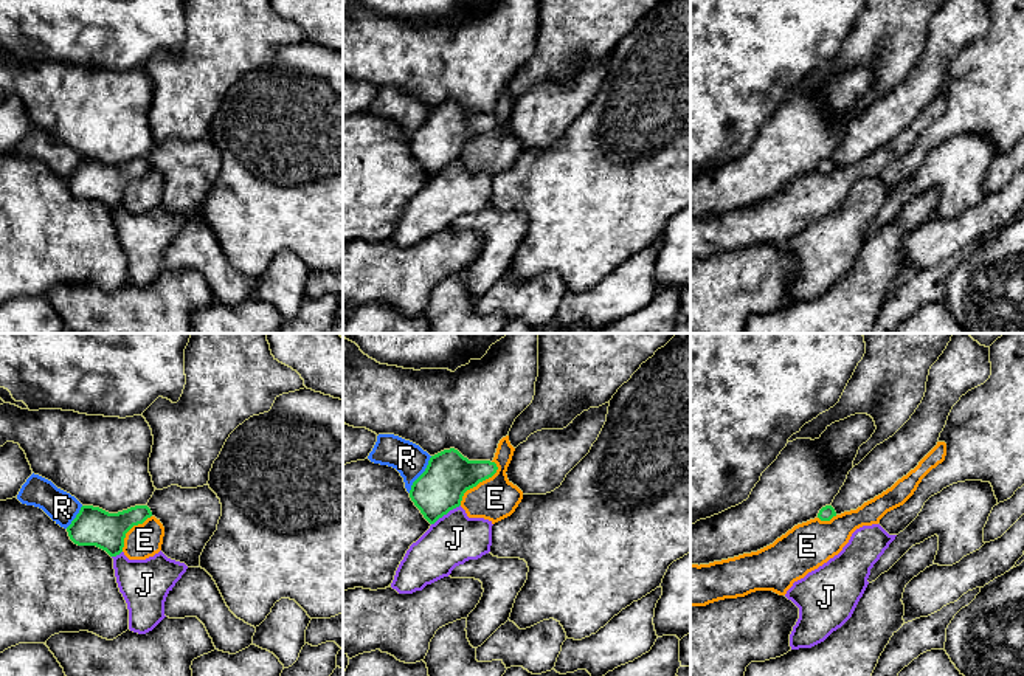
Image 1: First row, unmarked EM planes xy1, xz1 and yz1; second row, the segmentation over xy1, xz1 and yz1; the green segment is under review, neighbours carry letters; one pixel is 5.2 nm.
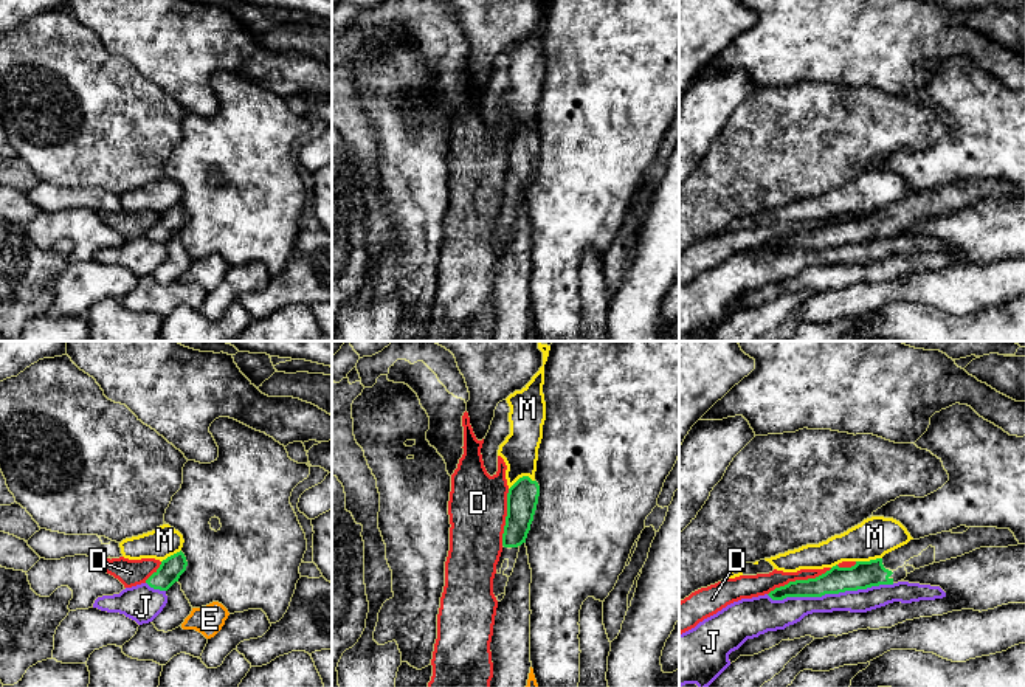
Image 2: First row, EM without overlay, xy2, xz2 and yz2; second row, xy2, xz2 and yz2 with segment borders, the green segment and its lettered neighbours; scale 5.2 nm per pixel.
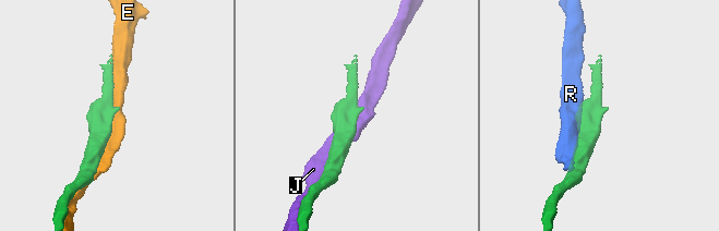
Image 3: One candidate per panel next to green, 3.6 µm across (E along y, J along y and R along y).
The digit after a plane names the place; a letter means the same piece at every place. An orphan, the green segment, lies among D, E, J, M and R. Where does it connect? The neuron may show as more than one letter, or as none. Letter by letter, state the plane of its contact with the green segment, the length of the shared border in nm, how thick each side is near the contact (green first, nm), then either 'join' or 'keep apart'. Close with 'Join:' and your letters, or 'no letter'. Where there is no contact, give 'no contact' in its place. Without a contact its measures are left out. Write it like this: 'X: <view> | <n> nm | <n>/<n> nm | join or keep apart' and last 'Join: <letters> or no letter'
D: yz2 | 360 nm | 130/110 nm | keep apart
E: xz1 | 300 nm | 240/220 nm | keep apart
J: yz2 | 650 nm | 140/140 nm | keep apart
M: xz2 | 140 nm | 160/190 nm | keep apart
R: xz1 | 220 nm | 240/170 nm | keep apart
Join: no letter

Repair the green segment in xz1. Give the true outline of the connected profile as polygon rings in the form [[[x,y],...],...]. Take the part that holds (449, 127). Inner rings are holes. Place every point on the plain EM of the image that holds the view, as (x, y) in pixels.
[[[458,102],[430,110],[425,124],[413,135],[410,150],[424,171],[434,177],[461,158],[467,143],[492,130],[498,119],[490,113],[469,113]]]

